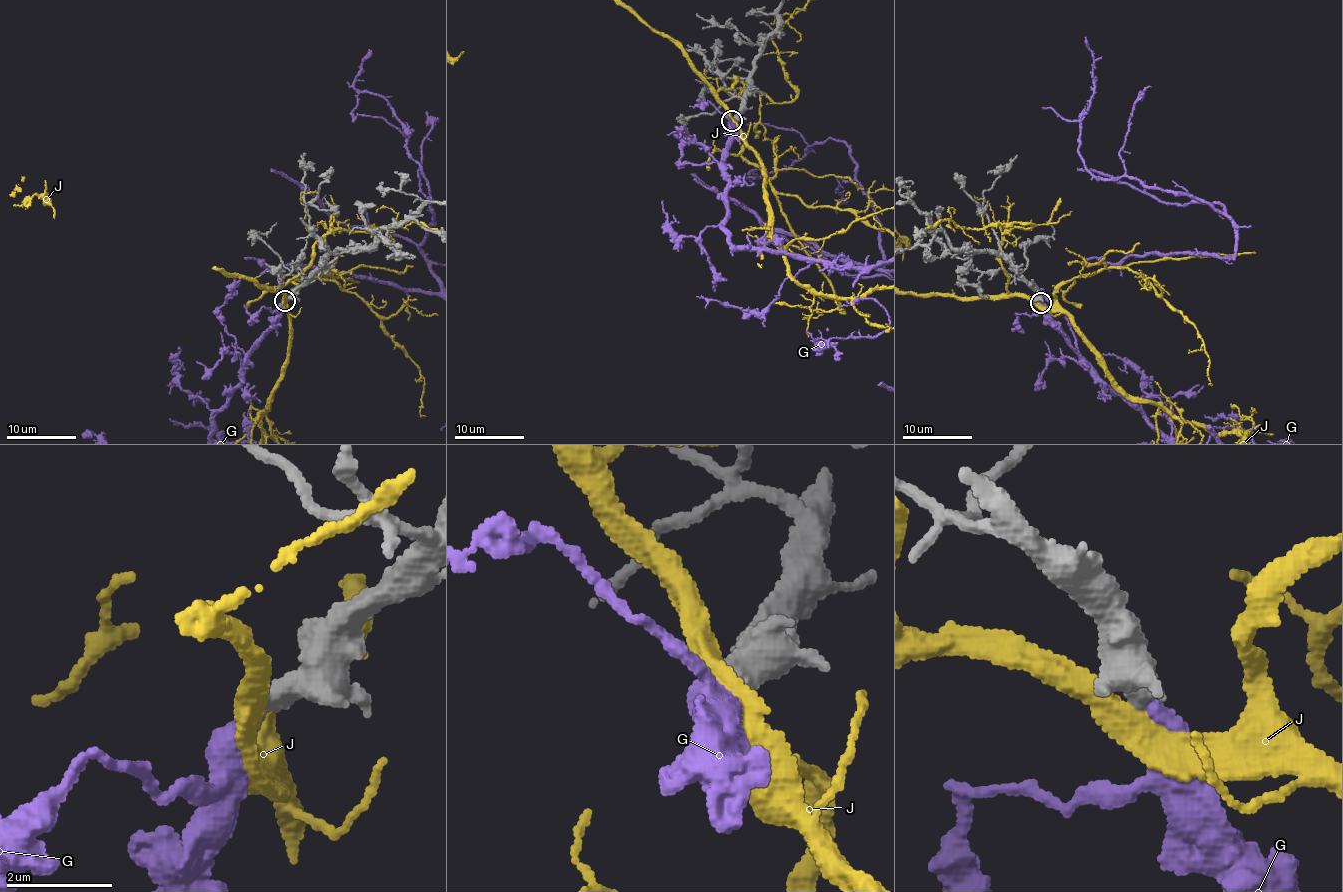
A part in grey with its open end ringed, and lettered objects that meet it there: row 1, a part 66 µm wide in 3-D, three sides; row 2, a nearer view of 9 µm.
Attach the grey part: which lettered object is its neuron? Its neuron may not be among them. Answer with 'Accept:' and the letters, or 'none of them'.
Accept: G

